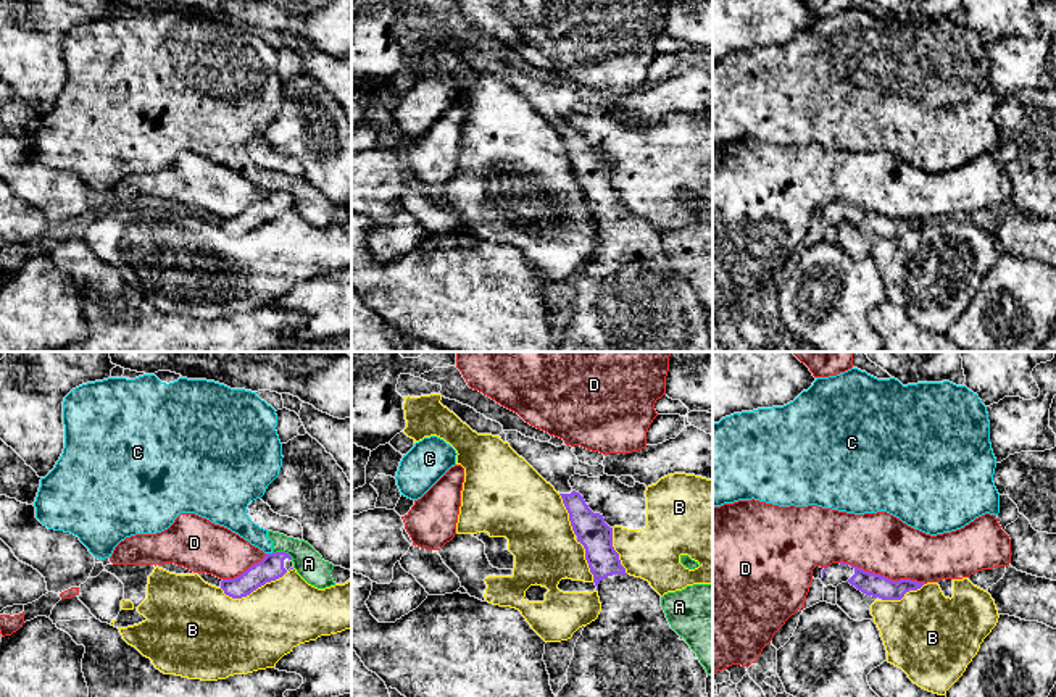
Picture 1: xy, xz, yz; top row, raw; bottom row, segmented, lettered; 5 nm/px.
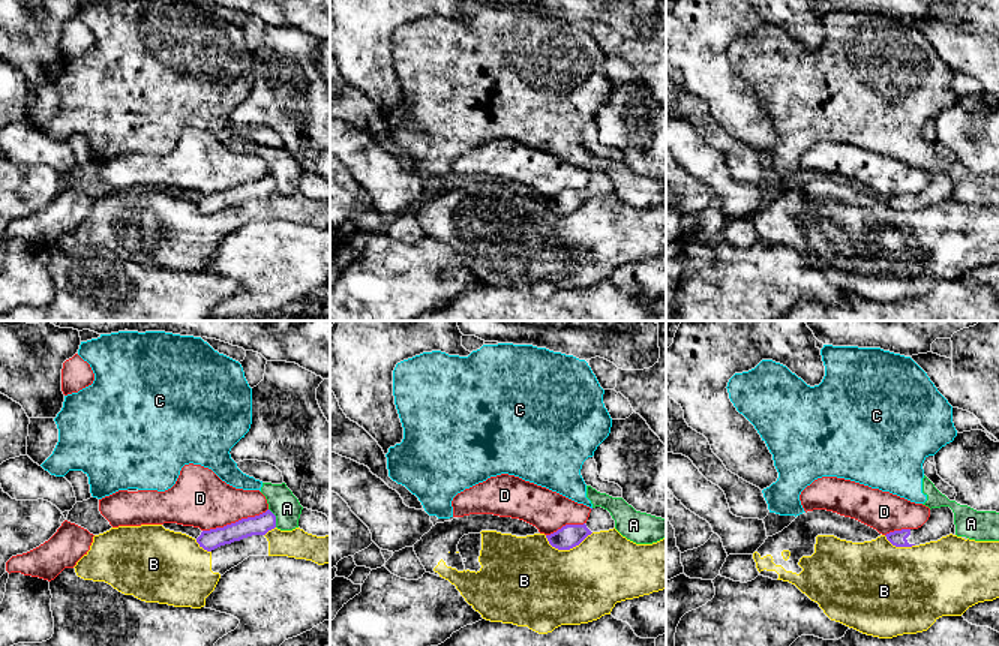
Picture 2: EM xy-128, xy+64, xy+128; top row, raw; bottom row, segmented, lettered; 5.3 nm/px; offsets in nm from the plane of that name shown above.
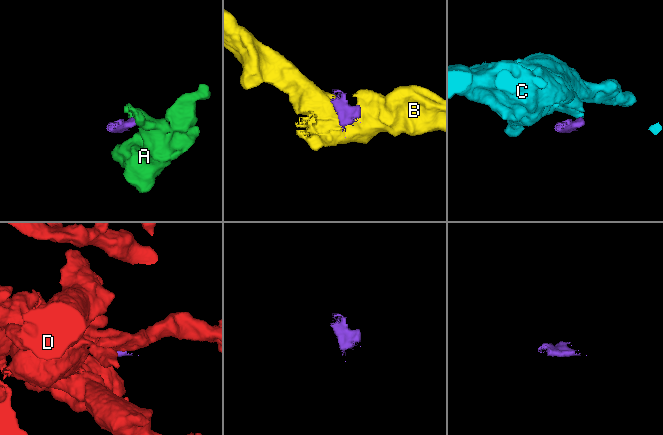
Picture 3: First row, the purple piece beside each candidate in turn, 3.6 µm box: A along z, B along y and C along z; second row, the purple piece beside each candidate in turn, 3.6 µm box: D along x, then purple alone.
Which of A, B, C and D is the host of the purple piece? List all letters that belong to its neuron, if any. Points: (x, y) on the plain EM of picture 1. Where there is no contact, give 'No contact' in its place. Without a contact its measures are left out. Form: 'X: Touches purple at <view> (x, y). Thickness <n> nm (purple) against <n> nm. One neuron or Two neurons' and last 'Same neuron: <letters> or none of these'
A: Touches purple at xy (282, 191). Thickness 120 nm (purple) against 140 nm. Two neurons
B: Touches purple at xy (257, 226). Thickness 120 nm (purple) against 380 nm. Two neurons
C: Touches purple at xy (270, 192). Thickness 120 nm (purple) against 120 nm. Two neurons
D: Touches purple at yz (882, 215). Thickness 110 nm (purple) against 300 nm. Two neurons
Same neuron: none of these

